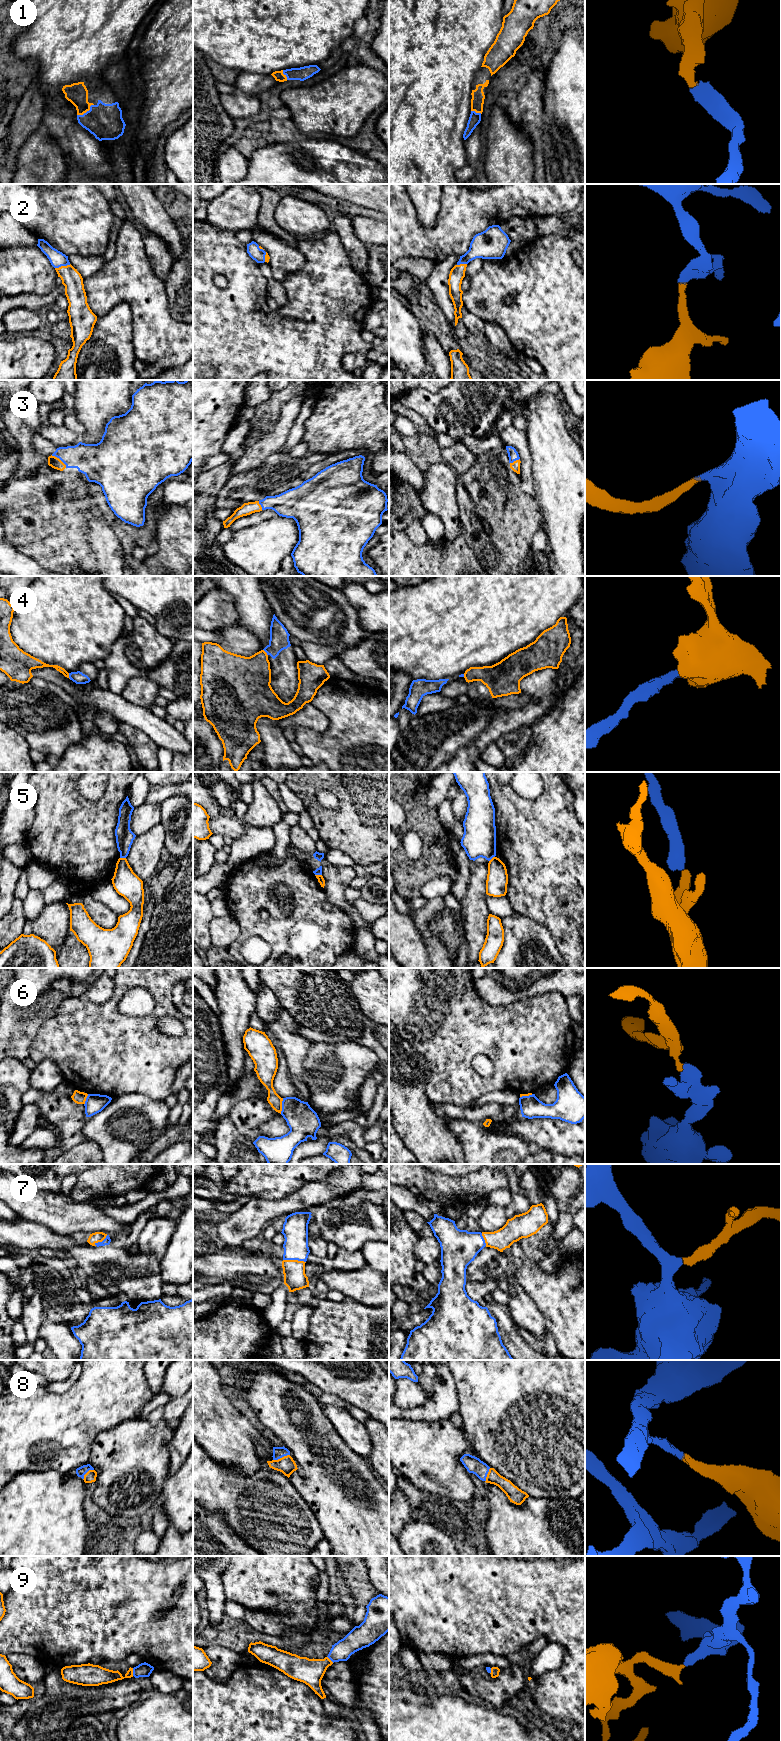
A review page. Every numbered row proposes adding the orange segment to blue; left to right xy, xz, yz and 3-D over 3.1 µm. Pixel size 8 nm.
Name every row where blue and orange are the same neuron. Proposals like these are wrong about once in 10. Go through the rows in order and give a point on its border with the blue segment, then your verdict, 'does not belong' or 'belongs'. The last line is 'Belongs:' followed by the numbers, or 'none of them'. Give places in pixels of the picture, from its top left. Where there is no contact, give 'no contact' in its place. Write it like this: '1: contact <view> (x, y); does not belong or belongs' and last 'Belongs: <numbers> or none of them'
1: contact xy (87, 111); belongs
2: contact xy (62, 265); belongs
3: contact xy (59, 458); belongs
4: contact xy (69, 676); does not belong
5: contact xy (123, 857); does not belong
6: contact xz (282, 1106); does not belong
7: contact xz (294, 1259); belongs
8: contact xz (281, 1457); belongs
9: contact xy (133, 1672); belongs
Belongs: 1, 2, 3, 7, 8, 9

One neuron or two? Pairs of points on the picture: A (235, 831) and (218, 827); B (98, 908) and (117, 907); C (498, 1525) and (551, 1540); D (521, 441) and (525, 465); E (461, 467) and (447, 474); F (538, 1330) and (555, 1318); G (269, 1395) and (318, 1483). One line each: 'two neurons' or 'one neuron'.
A: one neuron
B: two neurons
C: one neuron
D: one neuron
E: two neurons
F: two neurons
G: one neuron

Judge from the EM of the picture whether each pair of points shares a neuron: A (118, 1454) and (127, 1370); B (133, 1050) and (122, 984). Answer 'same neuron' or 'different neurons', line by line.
A: different neurons
B: same neuron

